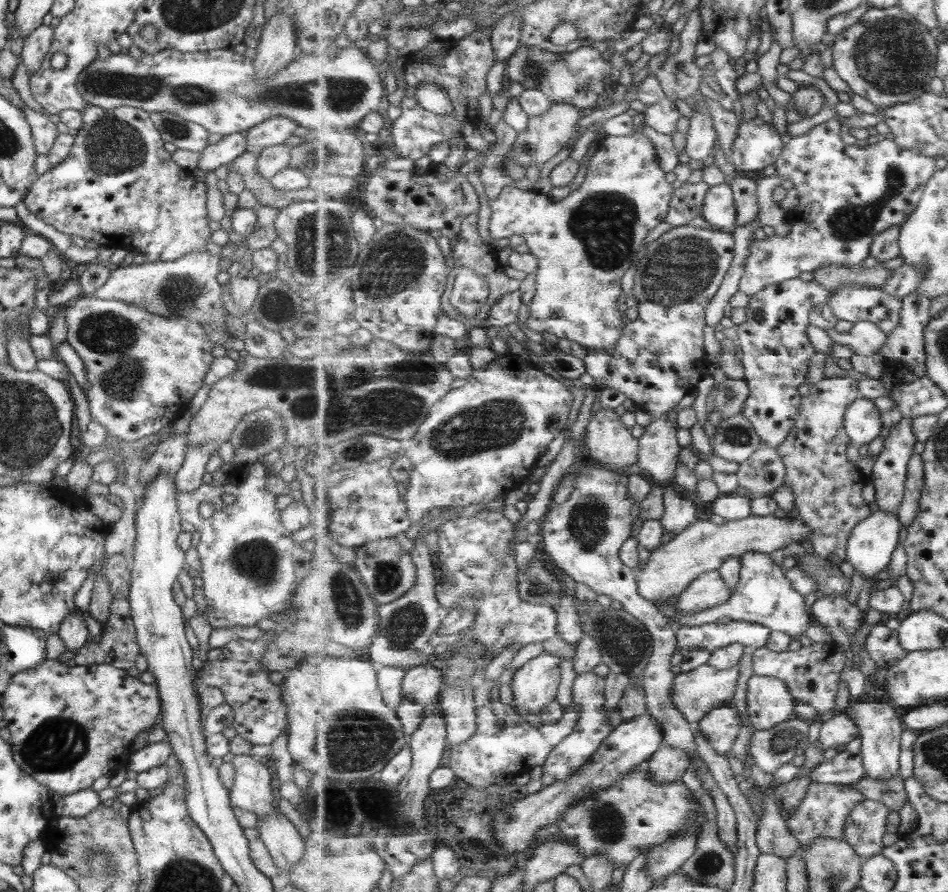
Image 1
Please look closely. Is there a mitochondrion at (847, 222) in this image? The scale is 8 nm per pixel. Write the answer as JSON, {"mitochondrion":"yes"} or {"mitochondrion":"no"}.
{"mitochondrion":"yes"}

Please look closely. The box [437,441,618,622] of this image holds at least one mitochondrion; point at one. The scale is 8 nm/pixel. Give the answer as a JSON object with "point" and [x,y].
{"point":[587,523]}

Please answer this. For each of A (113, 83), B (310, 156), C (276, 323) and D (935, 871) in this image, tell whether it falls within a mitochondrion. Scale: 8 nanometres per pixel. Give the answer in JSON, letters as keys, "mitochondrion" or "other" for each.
{"A":"mitochondrion","B":"mitochondrion","C":"other","D":"other"}

